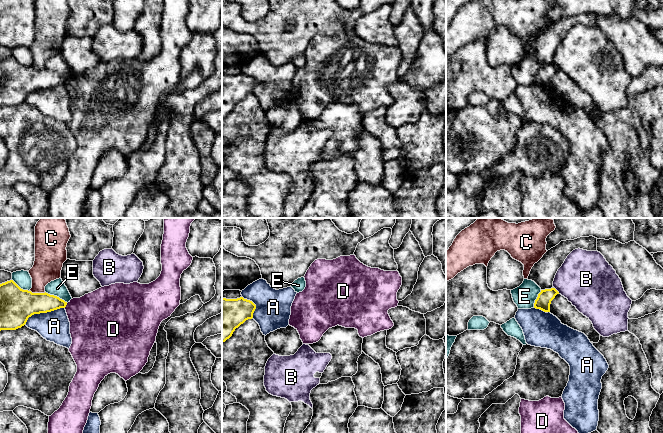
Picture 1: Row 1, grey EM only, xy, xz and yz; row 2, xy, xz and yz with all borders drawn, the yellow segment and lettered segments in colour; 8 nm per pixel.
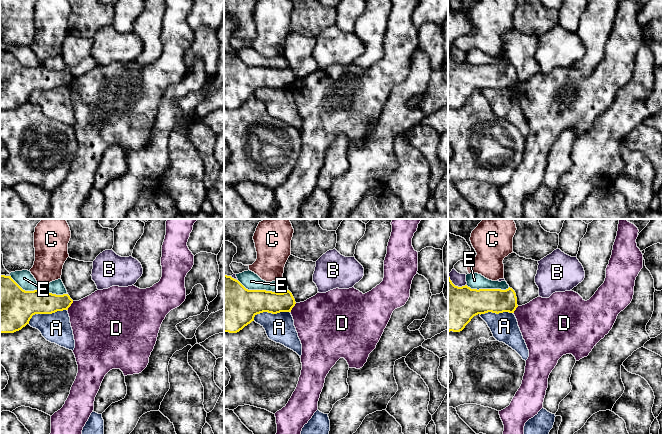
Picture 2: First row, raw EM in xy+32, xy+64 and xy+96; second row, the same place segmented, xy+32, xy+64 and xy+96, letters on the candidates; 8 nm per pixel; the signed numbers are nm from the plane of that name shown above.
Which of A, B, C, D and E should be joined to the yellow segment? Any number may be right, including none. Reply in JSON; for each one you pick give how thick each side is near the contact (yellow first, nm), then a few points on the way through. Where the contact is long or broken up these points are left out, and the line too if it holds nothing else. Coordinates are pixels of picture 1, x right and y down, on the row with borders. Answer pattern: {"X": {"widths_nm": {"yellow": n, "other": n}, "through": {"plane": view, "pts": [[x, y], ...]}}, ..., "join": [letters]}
{"join": []}

